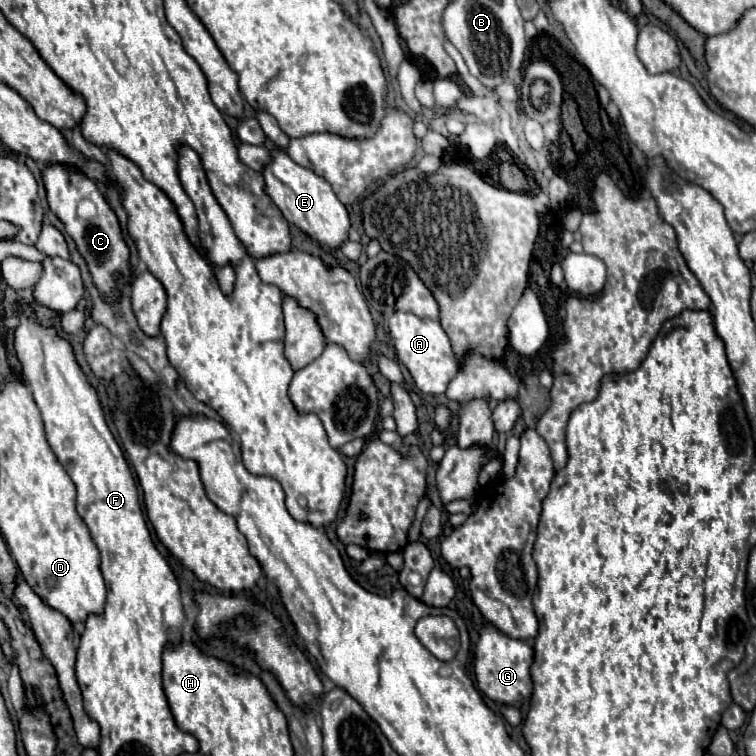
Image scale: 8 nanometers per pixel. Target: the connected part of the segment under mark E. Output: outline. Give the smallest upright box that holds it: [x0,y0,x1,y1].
[263,148,351,248]

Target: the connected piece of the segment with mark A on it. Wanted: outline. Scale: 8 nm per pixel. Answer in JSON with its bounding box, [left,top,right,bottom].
[389,312,459,394]

